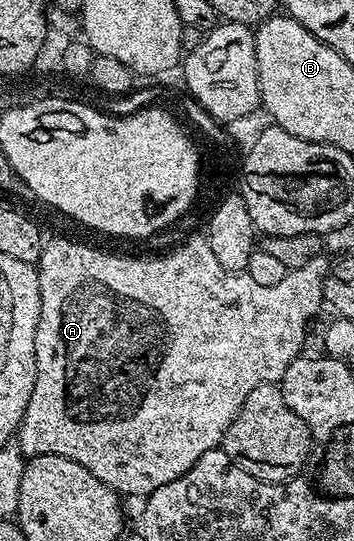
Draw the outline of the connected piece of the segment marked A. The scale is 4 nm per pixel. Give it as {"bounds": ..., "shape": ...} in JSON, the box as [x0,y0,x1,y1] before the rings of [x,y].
{"bounds":[19,236,331,499],"shape":[[[208,236],[189,237],[174,253],[166,257],[124,257],[121,253],[108,253],[105,249],[96,249],[93,245],[84,245],[81,241],[72,241],[69,237],[53,237],[44,242],[41,258],[35,266],[39,279],[39,299],[41,300],[41,318],[35,331],[35,387],[27,403],[27,411],[21,420],[19,444],[26,458],[39,455],[59,455],[87,467],[95,479],[107,483],[119,495],[126,498],[144,499],[163,483],[179,479],[205,451],[218,448],[225,440],[227,427],[239,415],[247,395],[260,385],[272,385],[280,382],[289,364],[302,356],[305,345],[305,328],[309,320],[323,309],[325,299],[325,279],[331,273],[331,261],[325,255],[310,257],[303,267],[295,267],[283,275],[283,280],[275,287],[263,287],[255,283],[247,272],[229,273],[215,259],[211,251]]]}

